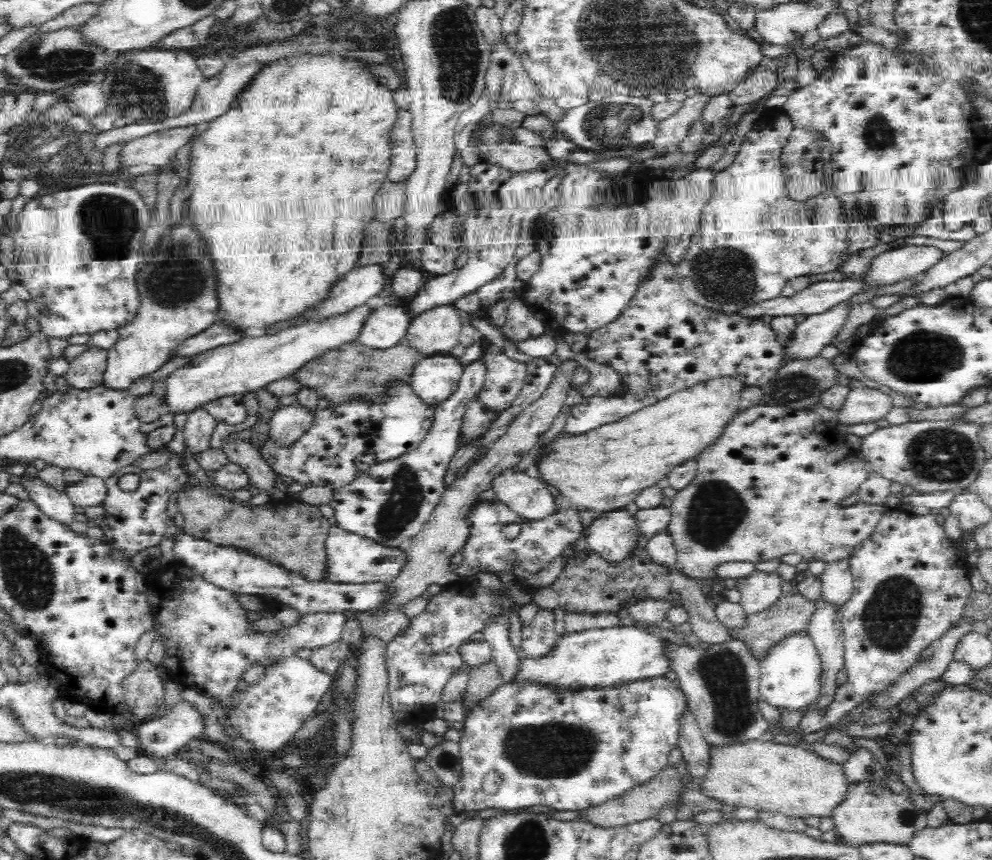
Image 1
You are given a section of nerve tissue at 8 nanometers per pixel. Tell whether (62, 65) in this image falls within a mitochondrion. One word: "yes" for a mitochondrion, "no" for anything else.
yes

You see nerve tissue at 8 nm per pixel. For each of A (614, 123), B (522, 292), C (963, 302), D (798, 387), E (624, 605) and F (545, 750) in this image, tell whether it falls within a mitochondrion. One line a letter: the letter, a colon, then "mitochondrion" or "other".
A: mitochondrion
B: other
C: other
D: mitochondrion
E: other
F: mitochondrion

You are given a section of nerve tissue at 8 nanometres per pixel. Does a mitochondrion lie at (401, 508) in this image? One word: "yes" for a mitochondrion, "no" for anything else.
yes

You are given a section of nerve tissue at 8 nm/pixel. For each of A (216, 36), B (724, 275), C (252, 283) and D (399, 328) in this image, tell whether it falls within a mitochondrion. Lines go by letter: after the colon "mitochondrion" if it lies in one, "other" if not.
A: other
B: mitochondrion
C: other
D: other

